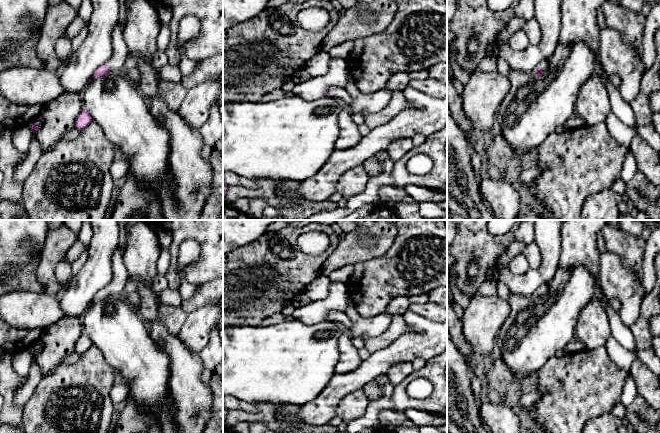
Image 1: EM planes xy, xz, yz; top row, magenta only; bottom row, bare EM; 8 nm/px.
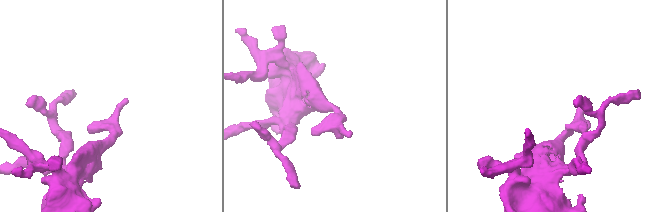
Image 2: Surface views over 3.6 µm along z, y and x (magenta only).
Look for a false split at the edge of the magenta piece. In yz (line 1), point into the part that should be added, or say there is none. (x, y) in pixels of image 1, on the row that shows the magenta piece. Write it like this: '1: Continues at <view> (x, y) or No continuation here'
1: Continues at yz (543, 66)

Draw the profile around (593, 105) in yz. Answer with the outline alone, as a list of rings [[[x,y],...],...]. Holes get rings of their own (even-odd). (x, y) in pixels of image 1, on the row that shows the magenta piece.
[[[592,75],[582,86],[575,106],[575,113],[584,121],[584,125],[595,126],[605,122],[611,112],[609,94],[597,75]]]

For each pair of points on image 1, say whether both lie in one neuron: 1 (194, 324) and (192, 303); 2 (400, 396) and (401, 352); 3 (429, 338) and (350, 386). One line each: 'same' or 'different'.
1: different
2: different
3: same

